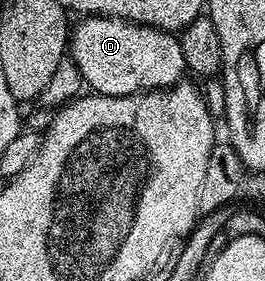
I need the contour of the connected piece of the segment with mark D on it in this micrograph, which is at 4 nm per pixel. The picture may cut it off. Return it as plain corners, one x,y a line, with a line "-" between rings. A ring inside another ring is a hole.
85,16
84,18
78,19
75,27
71,32
71,39
69,41
68,51
71,53
71,58
75,62
75,66
79,66
79,74
81,75
82,81
86,85
89,84
94,93
98,96
126,96
127,94
135,94
136,92
148,92
155,88
170,88
173,84
182,83
183,77
186,75
187,69
183,62
183,50
181,49
180,39
174,33
164,32
158,28
152,28
146,24
133,24
130,20
120,20
118,16

